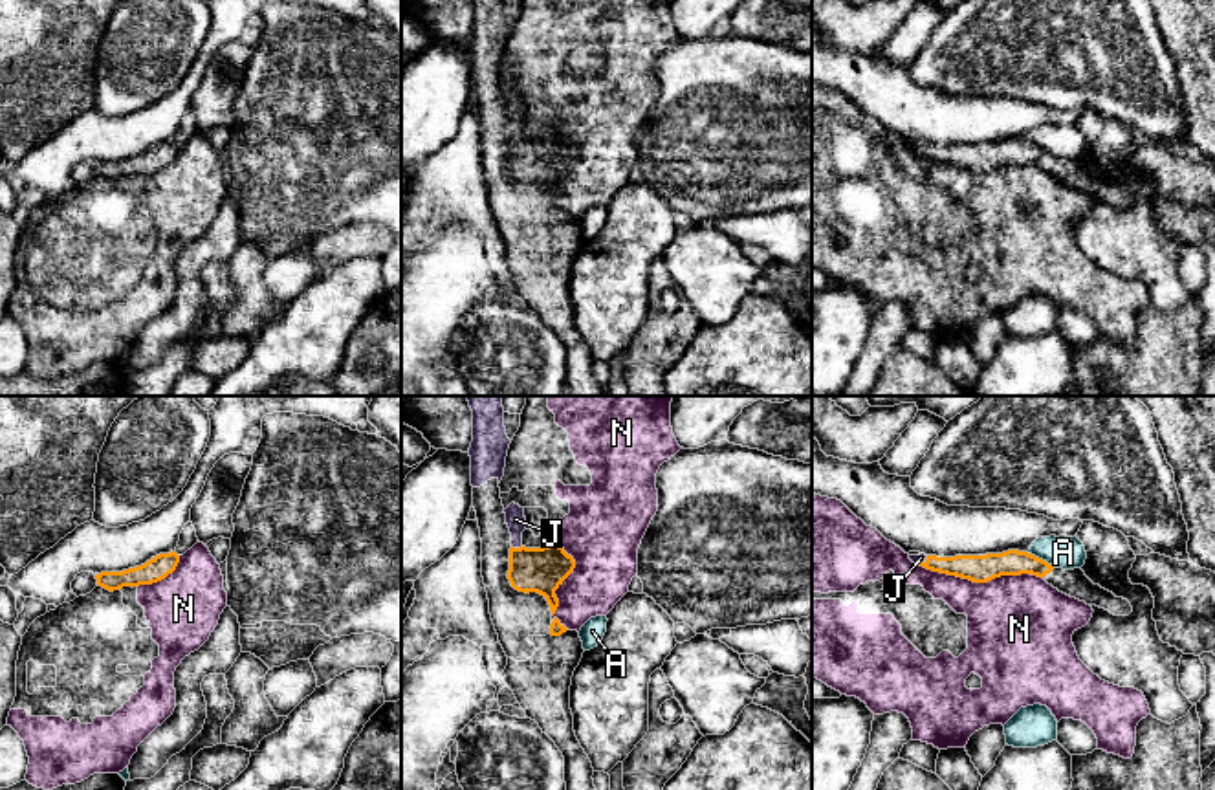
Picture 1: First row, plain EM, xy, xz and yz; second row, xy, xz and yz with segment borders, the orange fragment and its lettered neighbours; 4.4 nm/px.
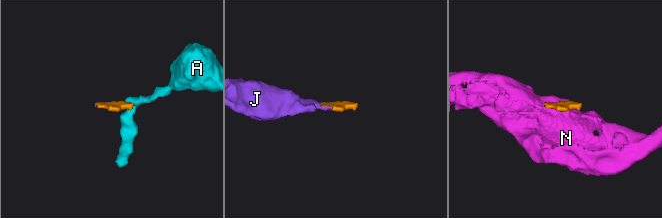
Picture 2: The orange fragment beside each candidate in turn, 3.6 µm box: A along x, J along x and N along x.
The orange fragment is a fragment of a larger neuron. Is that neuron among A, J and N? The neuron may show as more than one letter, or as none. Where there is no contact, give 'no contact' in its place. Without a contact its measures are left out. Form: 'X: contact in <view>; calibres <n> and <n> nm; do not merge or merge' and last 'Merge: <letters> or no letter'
A: contact in yz; calibres 120 and 140 nm; do not merge
J: contact in xz; calibres 200 and 90 nm; merge
N: contact in yz; calibres 130 and 440 nm; do not merge
Merge: J

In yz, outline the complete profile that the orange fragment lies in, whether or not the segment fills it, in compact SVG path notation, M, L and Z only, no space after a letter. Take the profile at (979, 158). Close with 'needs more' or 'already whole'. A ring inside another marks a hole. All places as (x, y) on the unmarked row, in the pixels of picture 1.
M1008 139L1002 143L955 147L920 143L909 145L909 148L927 159L957 165L973 172L988 172L1001 165L1032 163L1043 167L1059 181L1085 191L1087 194L1105 198L1114 205L1129 205L1133 202L1133 196L1127 189L1116 187L1112 181L1094 174L1081 158L1054 158L1046 150L1028 141Z; needs more

